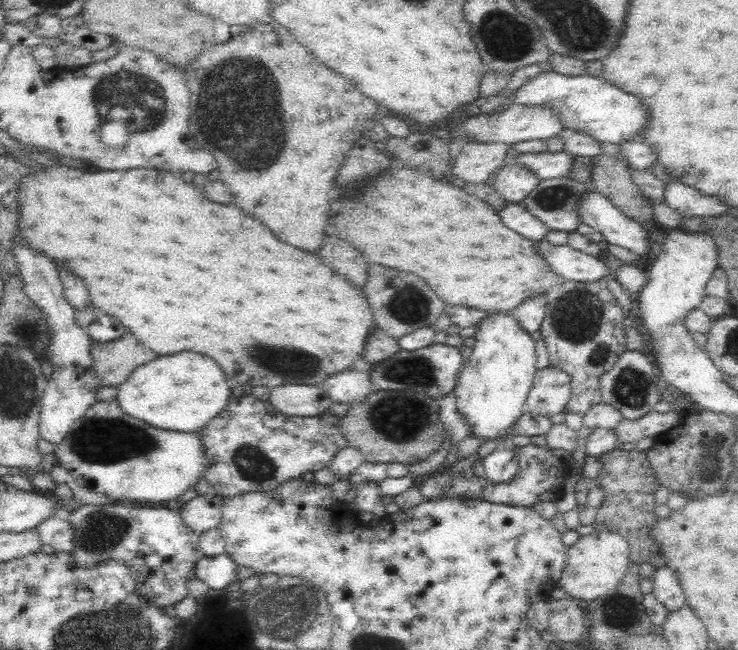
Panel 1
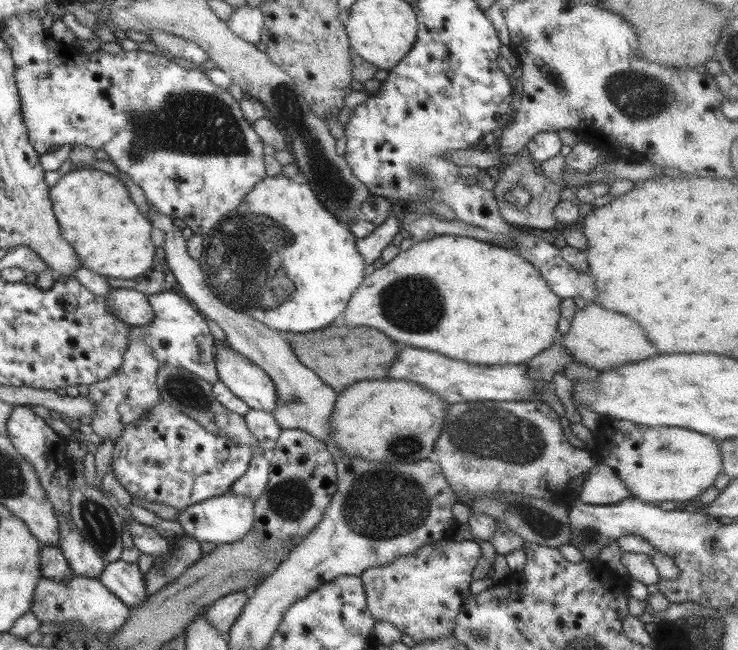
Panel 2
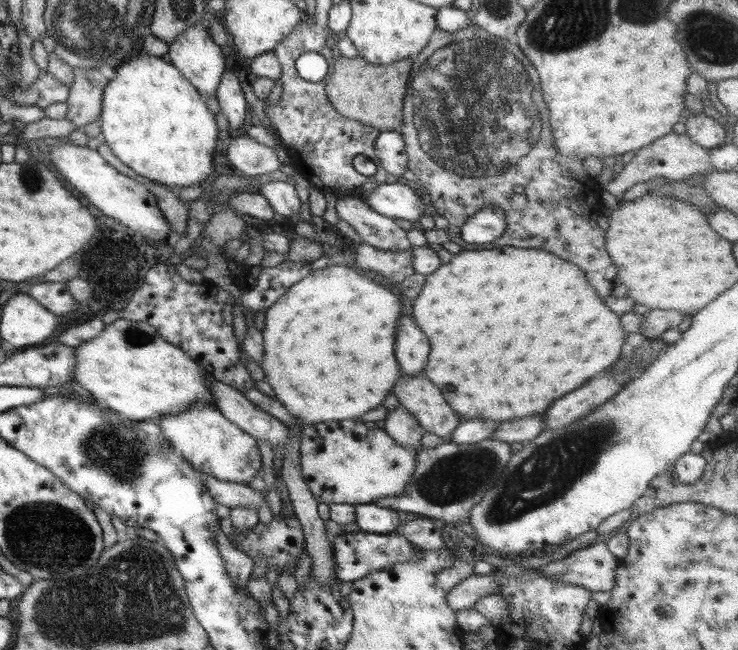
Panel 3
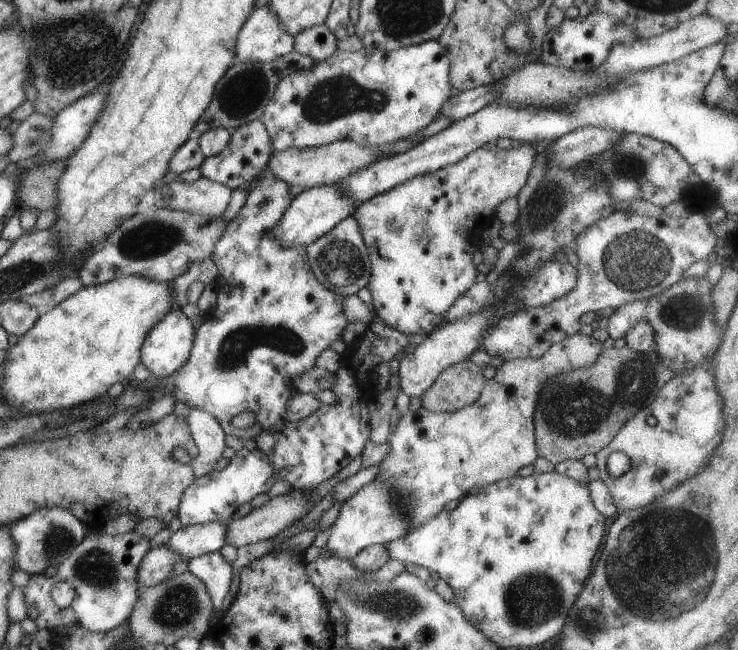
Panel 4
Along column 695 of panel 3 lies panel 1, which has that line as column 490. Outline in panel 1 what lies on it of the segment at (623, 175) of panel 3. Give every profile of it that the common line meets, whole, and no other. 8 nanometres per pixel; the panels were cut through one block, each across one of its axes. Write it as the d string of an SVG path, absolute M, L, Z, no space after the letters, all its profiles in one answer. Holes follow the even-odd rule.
M467 143L457 154L451 166L452 176L464 181L468 188L483 187L492 172L506 164L505 156L508 144L472 144Z

